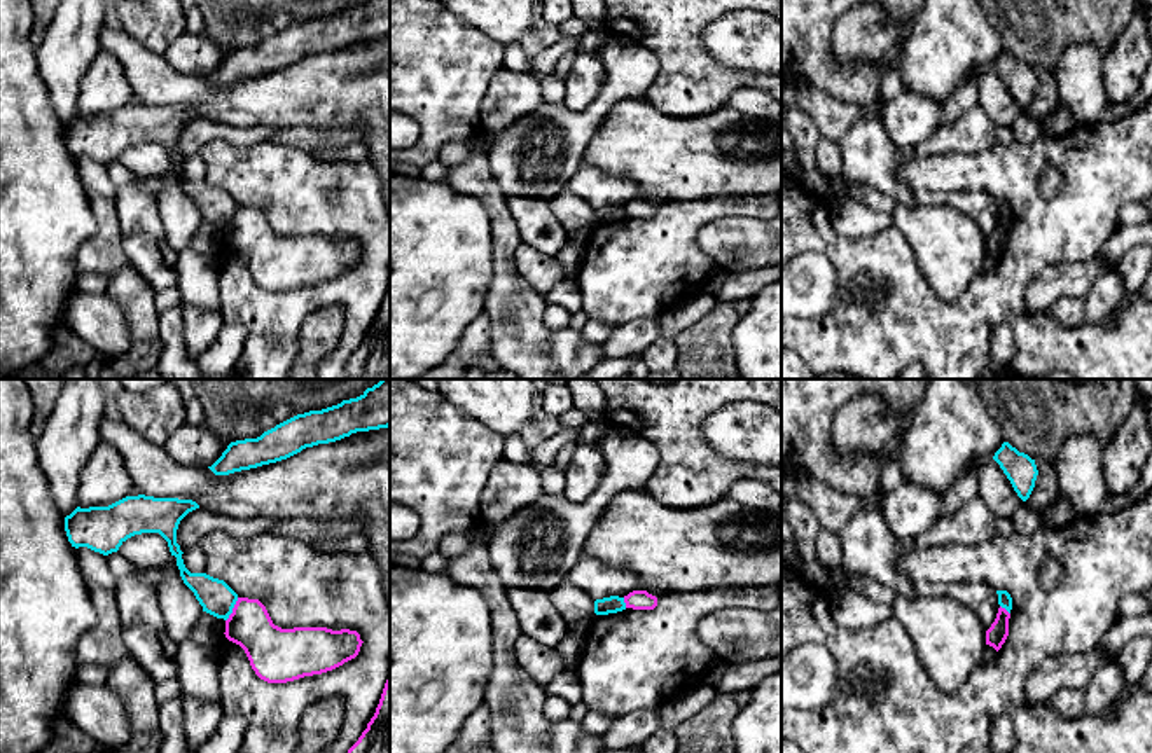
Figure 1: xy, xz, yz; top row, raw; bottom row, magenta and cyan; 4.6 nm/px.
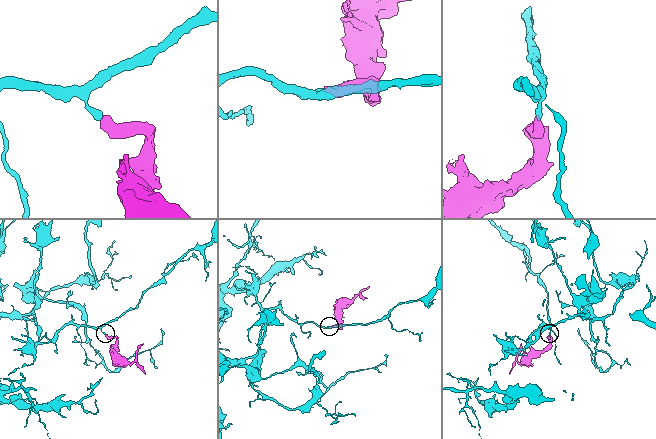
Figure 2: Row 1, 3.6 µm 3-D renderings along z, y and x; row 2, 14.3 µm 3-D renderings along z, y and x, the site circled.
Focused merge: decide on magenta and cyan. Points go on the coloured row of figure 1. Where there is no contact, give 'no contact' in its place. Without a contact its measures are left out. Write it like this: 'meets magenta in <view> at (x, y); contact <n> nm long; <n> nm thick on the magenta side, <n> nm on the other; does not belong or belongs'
meets magenta in xy at (233, 610); contact 130 nm long; 220 nm thick on the magenta side, 160 nm on the other; does not belong

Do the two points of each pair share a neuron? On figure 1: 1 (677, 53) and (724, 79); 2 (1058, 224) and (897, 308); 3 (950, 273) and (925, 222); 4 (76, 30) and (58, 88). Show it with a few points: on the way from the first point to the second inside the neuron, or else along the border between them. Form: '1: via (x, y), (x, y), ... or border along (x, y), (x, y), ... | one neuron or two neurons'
1: via (689, 65), (703, 79), (712, 79) | one neuron
2: via (1018, 264), (971, 311), (937, 311) | one neuron
3: via (950, 261), (950, 247), (937, 234) | one neuron
4: via (70, 44), (62, 60), (62, 74) | one neuron

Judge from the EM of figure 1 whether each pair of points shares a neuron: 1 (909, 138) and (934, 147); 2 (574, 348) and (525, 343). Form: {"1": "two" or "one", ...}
{"1": "two", "2": "two"}

